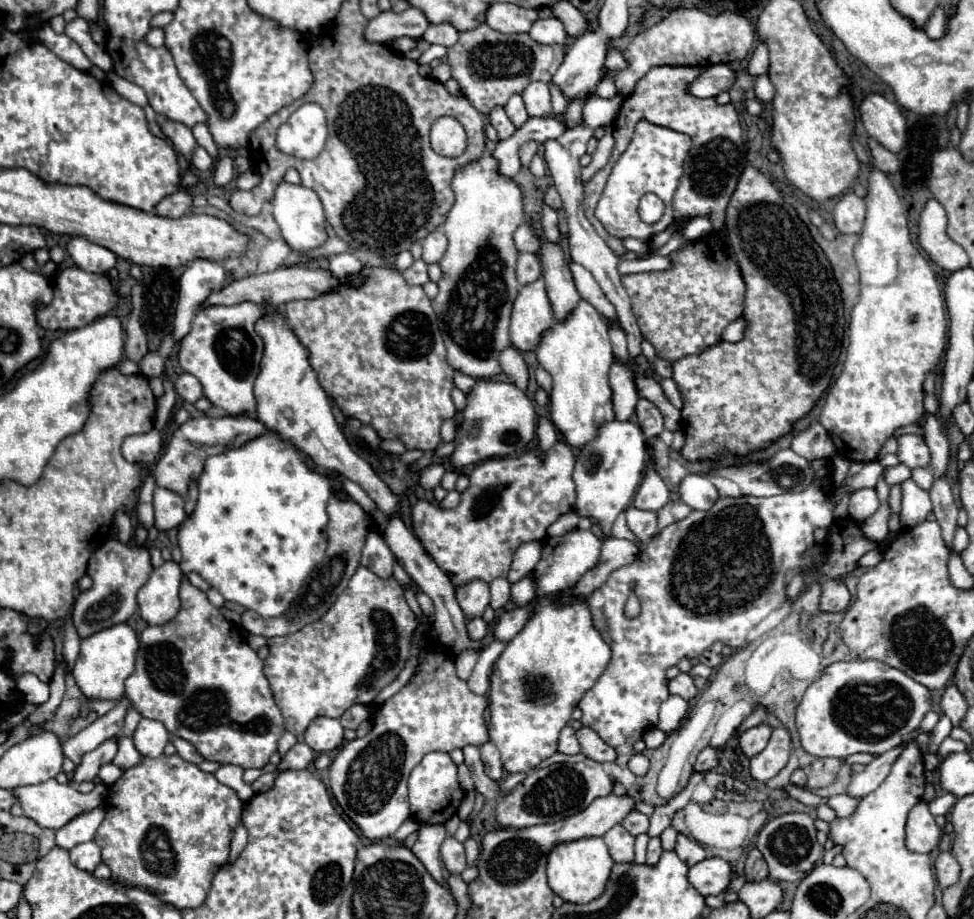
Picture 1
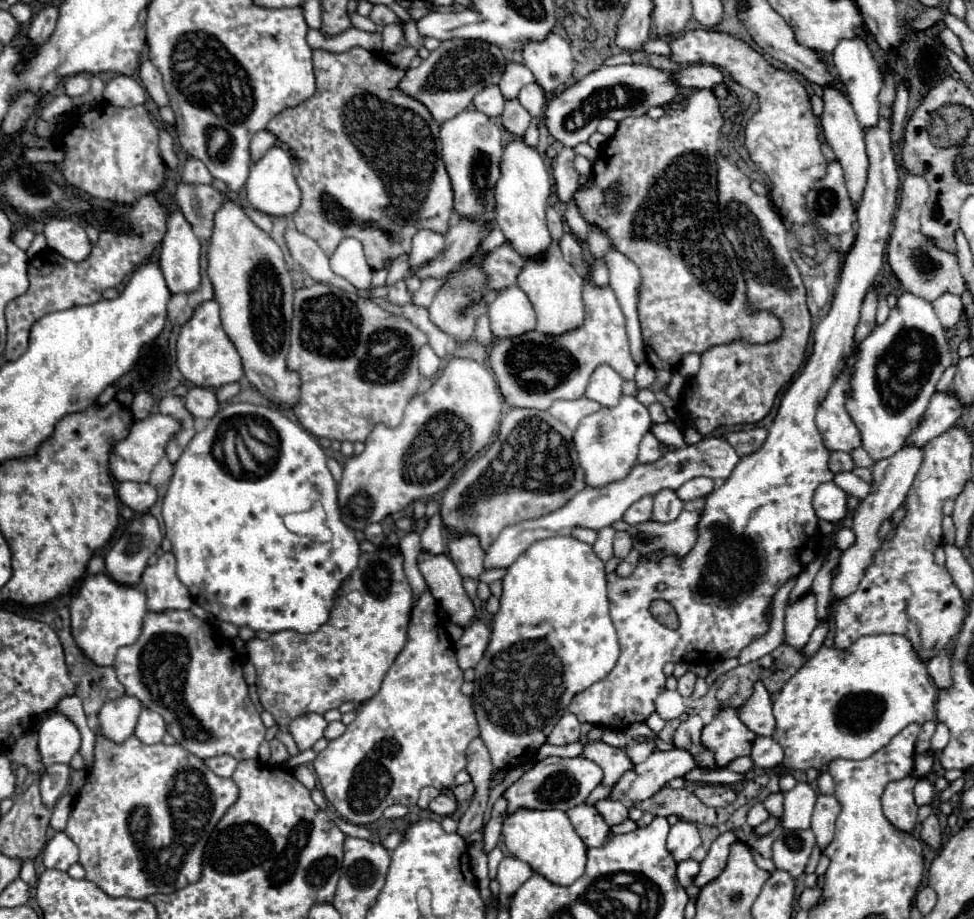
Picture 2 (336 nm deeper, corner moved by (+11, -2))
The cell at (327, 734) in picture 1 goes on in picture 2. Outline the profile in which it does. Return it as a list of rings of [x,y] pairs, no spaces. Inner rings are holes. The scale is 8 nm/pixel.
[[[319,713],[301,715],[289,725],[289,733],[293,735],[293,739],[301,751],[311,749],[323,737],[325,729],[327,729],[327,721]]]

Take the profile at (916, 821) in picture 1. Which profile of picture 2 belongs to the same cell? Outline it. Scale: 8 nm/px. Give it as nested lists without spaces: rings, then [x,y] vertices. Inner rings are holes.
[[[905,777],[901,781],[893,781],[885,787],[885,793],[881,797],[883,813],[891,821],[891,825],[899,831],[911,833],[917,823],[917,805],[913,801],[913,787],[915,777]]]

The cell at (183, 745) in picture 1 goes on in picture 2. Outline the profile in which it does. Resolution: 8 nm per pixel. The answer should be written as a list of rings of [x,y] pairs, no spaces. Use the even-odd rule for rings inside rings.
[[[219,755],[219,757],[211,757],[211,759],[205,759],[203,761],[215,775],[219,777],[231,777],[235,767],[237,767],[237,761],[231,757],[231,755]]]

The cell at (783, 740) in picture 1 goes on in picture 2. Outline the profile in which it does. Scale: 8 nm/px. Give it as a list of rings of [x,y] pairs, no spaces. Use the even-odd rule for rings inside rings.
[[[757,737],[751,755],[753,765],[759,769],[771,769],[783,761],[783,749],[771,737]]]

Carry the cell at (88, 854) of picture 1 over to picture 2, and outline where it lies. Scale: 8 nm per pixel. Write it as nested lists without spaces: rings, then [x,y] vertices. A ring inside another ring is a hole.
[[[57,833],[53,839],[49,839],[43,851],[43,863],[47,869],[67,871],[77,861],[79,861],[79,847],[65,833]]]

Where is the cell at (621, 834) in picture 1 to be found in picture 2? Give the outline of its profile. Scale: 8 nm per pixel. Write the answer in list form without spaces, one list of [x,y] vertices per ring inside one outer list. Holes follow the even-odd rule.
[[[577,805],[567,811],[577,835],[583,839],[587,847],[601,847],[609,841],[611,827],[605,823],[605,819],[599,815],[595,807],[589,805]]]

